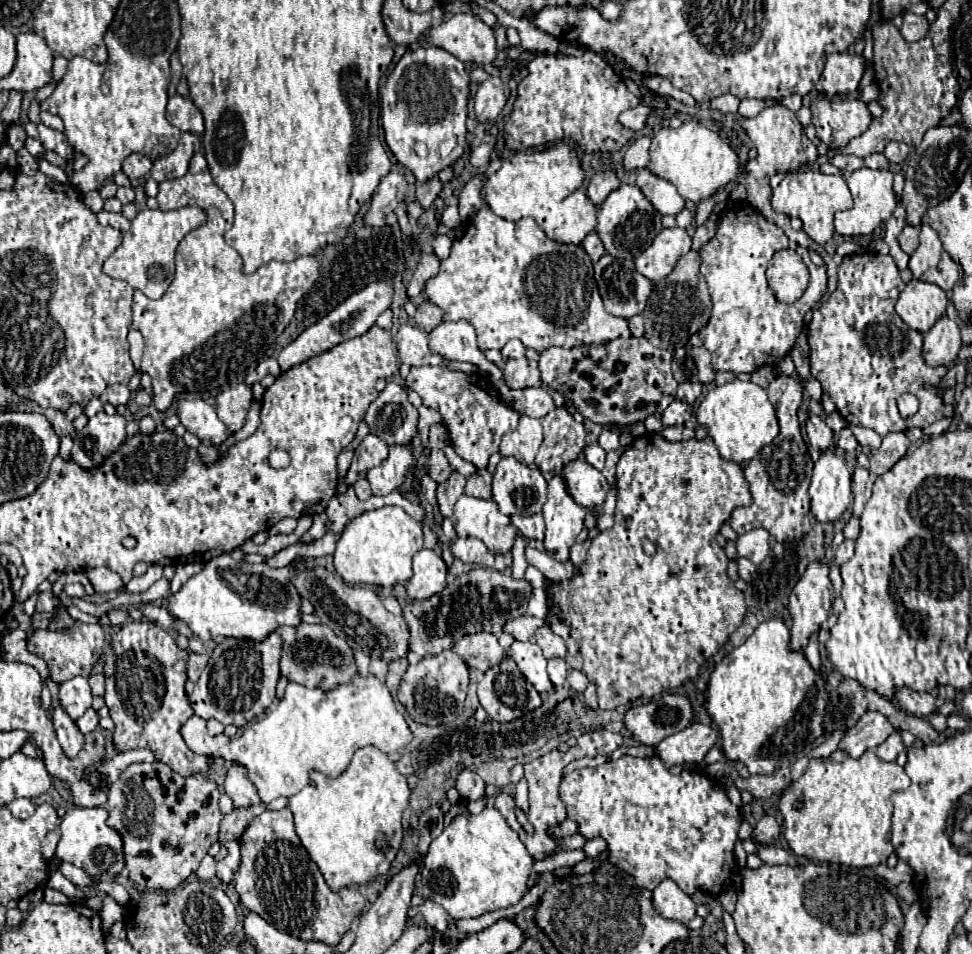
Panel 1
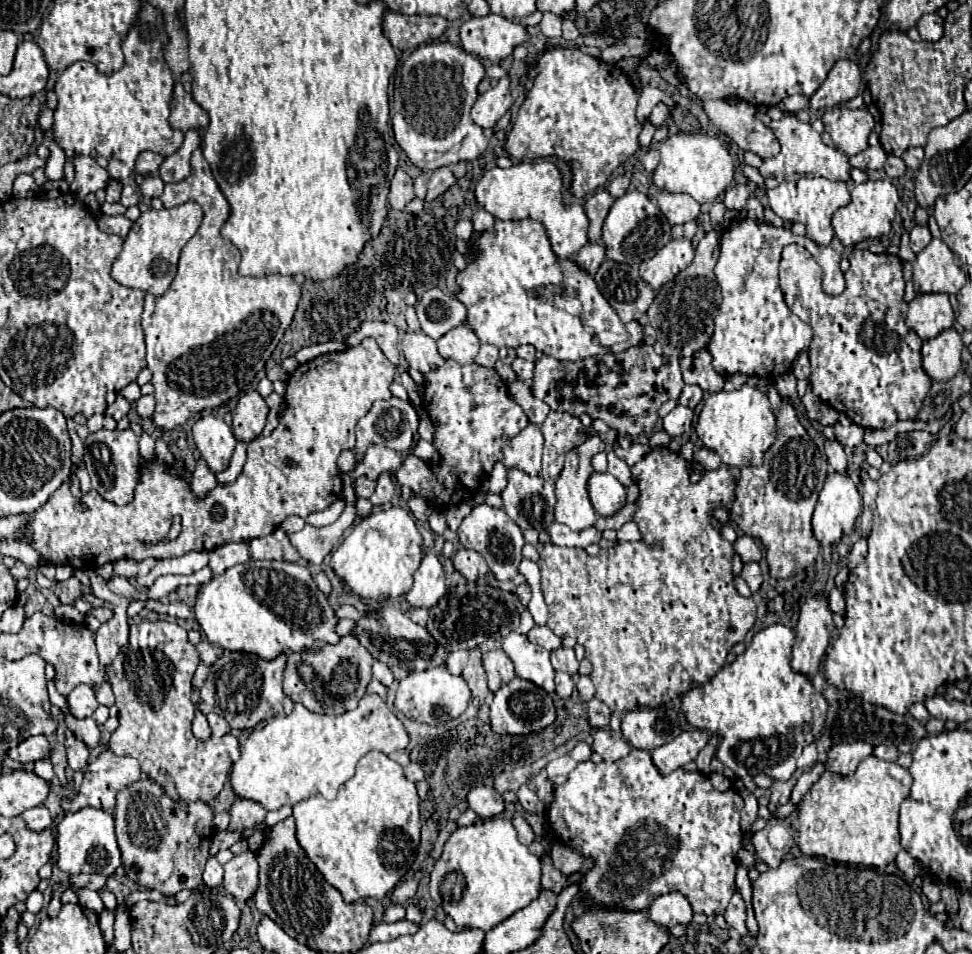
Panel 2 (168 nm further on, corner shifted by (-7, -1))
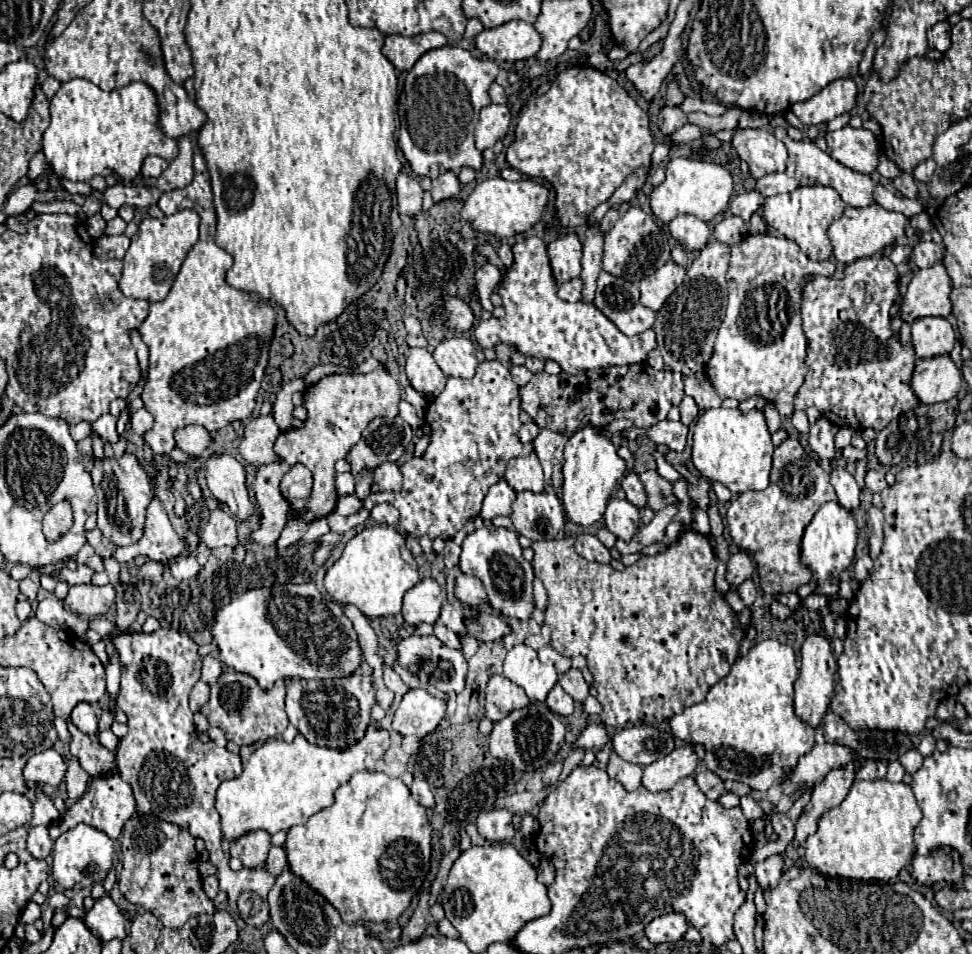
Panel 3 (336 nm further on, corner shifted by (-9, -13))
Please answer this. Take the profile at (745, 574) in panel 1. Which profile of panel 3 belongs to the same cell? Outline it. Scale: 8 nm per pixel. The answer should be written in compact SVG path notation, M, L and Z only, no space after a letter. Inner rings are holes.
M745 580L745 582L737 588L737 592L739 592L741 600L743 600L747 606L751 606L751 604L755 602L755 598L757 598L757 586L755 586L753 580Z

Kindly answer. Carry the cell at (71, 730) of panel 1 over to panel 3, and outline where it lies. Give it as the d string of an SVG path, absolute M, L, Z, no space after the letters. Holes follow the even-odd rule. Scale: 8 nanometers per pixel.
M77 758L69 760L69 768L65 774L65 782L67 782L67 792L69 792L69 800L75 802L85 794L85 788L89 784L89 774L81 768Z

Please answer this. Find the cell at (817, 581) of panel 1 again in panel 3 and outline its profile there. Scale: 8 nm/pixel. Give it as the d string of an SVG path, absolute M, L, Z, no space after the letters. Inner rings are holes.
M809 634L801 648L801 668L795 680L795 714L811 726L819 726L825 710L829 708L835 686L835 672L837 672L837 658L831 652L829 638L825 638L823 634Z

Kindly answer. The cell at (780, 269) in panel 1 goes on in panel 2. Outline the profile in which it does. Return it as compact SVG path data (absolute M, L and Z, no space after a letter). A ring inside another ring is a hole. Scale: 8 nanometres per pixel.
M789 244L779 264L779 284L791 312L815 332L809 346L813 394L863 428L889 428L897 420L915 418L931 388L921 366L923 342L905 324L901 260L855 248L849 262L843 294L829 296L821 288L823 272L813 256L803 246Z

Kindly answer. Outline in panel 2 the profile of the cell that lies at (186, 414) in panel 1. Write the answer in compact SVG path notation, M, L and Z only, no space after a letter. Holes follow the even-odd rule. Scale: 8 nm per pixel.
M203 416L193 424L193 440L201 458L213 474L223 472L229 466L237 438L231 428L215 416Z

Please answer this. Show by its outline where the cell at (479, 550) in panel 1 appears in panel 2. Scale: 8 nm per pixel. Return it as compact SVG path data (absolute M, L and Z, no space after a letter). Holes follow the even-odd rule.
M459 548L455 558L453 558L453 564L455 564L455 570L461 572L469 582L477 582L477 580L483 580L485 574L489 572L483 556L475 550L467 550L467 548Z

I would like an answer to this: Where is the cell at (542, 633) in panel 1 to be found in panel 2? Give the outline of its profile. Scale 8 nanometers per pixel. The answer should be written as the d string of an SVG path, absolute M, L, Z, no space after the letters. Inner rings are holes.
M557 648L551 652L551 664L557 672L567 672L571 676L577 674L579 662L575 660L575 652L571 648Z

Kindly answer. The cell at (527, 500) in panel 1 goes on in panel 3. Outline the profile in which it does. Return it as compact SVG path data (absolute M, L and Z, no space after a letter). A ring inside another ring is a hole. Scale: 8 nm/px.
M517 492L511 508L513 528L529 540L553 540L565 528L565 512L555 492Z

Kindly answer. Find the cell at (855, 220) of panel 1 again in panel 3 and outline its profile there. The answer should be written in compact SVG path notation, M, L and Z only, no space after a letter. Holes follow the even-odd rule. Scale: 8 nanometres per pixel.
M869 204L865 208L849 206L845 208L843 216L829 226L829 240L833 244L833 254L843 264L851 264L859 258L873 256L875 252L881 252L883 248L891 246L897 238L901 238L905 234L903 230L905 224L907 224L907 218L903 214L889 212L879 204Z

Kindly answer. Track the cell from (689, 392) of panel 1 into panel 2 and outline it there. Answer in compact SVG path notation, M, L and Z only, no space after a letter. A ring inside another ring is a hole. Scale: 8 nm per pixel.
M685 386L679 396L679 404L695 408L701 402L701 398L703 398L703 390L699 386Z

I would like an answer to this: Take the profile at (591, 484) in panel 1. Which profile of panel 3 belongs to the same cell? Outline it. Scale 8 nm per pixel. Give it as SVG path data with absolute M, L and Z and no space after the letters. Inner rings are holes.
M611 498L607 502L607 510L603 518L605 518L605 526L621 540L631 540L641 522L639 508L629 504L629 500L619 500L619 498Z

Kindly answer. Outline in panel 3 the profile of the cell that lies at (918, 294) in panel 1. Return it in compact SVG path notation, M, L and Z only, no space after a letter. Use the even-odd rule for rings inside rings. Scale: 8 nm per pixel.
M917 318L911 326L911 342L917 358L933 358L939 354L949 354L953 350L955 332L947 318Z

